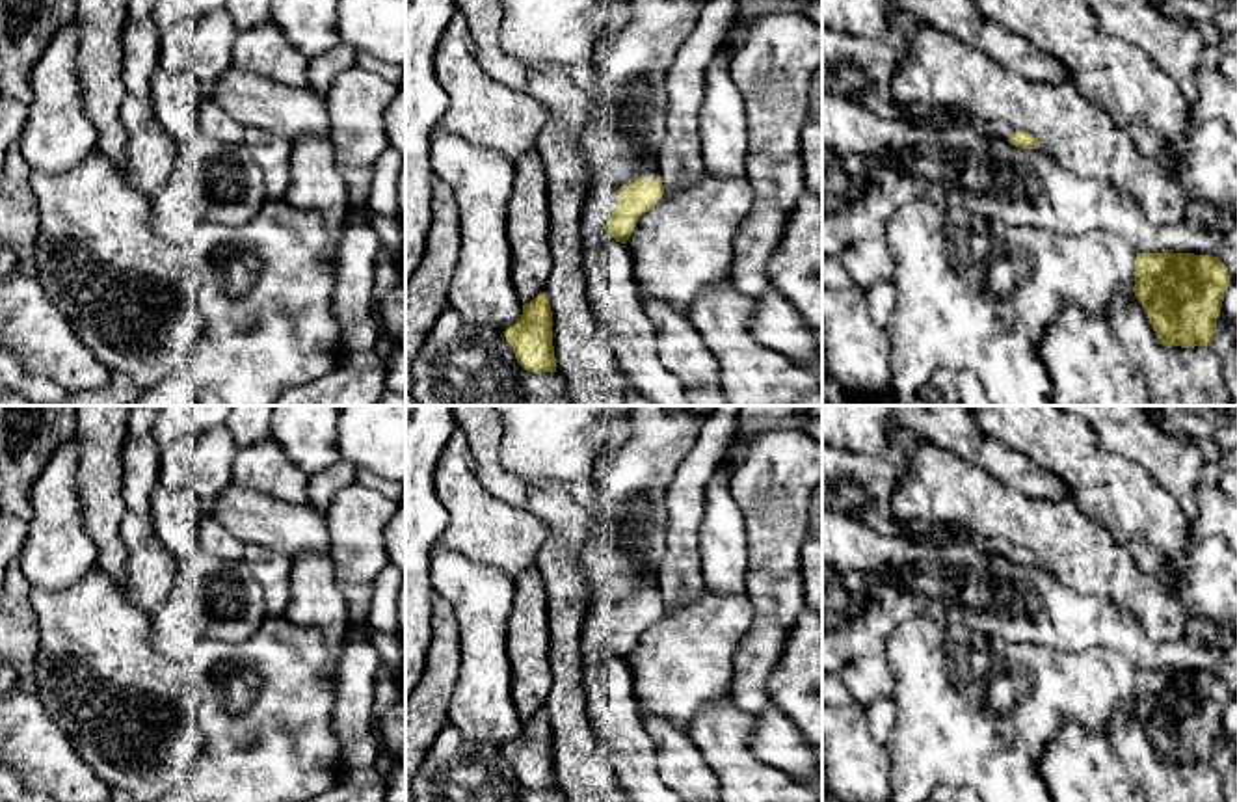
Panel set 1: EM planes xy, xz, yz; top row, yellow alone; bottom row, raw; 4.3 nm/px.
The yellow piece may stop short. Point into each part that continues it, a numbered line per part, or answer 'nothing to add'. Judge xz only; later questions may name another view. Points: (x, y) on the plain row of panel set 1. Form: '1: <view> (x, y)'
1: xz (648, 587)

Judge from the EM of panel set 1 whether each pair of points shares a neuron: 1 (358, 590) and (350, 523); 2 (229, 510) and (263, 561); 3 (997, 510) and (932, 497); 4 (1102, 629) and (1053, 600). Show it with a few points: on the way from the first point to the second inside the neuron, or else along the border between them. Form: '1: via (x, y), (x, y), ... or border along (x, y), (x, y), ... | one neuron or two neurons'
1: via (358, 574), (356, 540) | one neuron
2: border along (246, 544), (263, 544), (291, 561) | two neurons
3: via (981, 501), (975, 497), (949, 497) | one neuron
4: via (1090, 622), (1076, 622), (1064, 611) | one neuron

